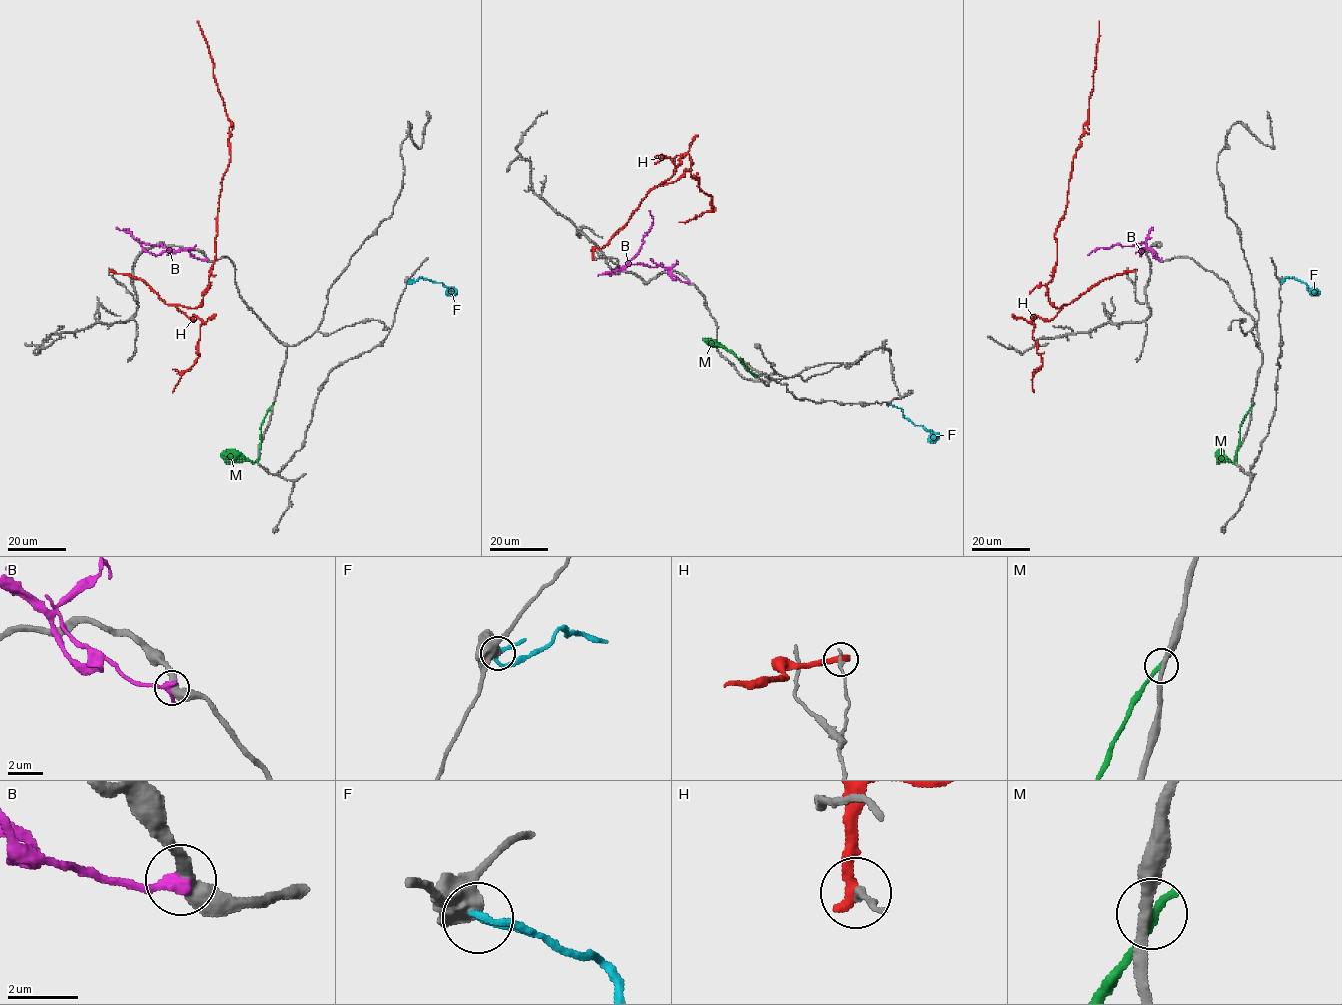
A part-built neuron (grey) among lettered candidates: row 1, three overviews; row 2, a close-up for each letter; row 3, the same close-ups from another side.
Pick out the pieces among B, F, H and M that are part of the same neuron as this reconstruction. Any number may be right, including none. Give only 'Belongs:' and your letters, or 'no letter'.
Belongs: no letter

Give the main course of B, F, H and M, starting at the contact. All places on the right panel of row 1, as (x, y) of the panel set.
B: (1159, 259), (1148, 248), (1141, 255), (1146, 248), (1146, 243), (1141, 242), (1100, 248), (1088, 255)
F: (1282, 281), (1294, 277), (1319, 293)
H: (1135, 270), (1103, 279), (1059, 308), (1050, 301), (1055, 230), (1088, 121), (1099, 21)
M: (1252, 405), (1241, 425), (1236, 459), (1233, 462), (1223, 460), (1215, 454)

